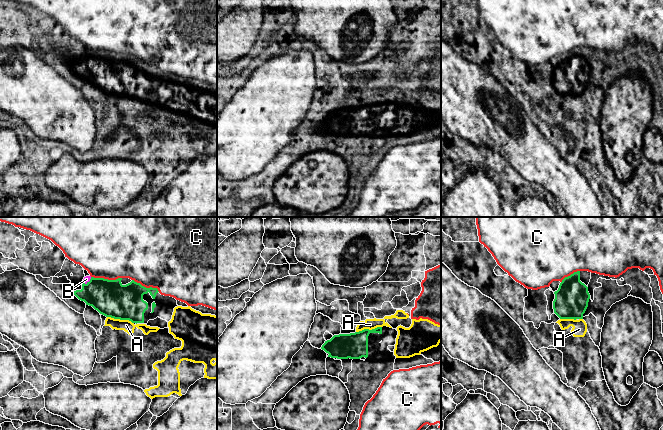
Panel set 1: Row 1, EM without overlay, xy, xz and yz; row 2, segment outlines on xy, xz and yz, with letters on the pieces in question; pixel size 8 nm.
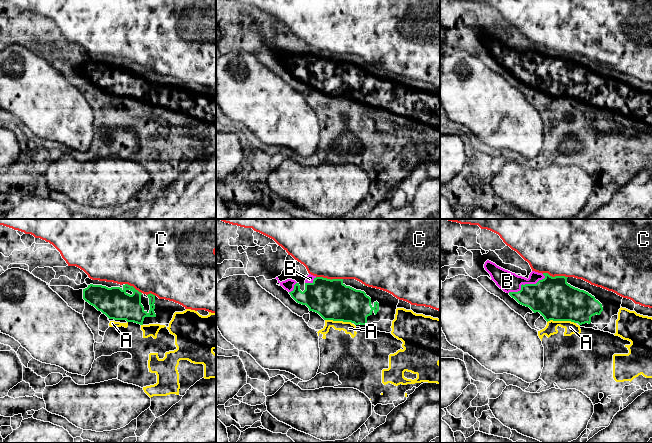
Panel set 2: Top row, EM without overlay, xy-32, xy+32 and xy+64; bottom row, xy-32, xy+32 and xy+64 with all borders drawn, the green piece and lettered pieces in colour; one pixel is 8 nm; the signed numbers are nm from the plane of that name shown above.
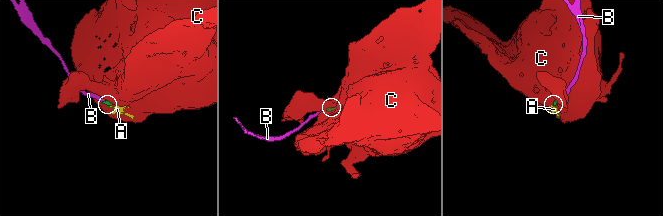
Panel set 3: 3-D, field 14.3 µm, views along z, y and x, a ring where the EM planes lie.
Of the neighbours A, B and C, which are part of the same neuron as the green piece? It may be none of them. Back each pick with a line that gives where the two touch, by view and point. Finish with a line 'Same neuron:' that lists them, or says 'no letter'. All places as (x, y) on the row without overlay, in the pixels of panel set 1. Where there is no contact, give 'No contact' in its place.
A: Touches green at xy (120, 95)
B: Touches green at xy (87, 58)
Same neuron: A, B

